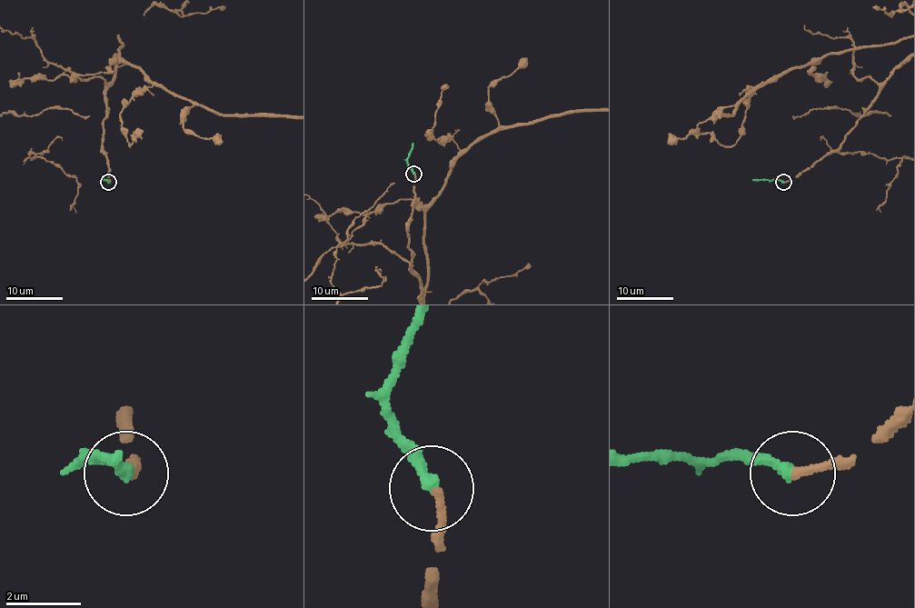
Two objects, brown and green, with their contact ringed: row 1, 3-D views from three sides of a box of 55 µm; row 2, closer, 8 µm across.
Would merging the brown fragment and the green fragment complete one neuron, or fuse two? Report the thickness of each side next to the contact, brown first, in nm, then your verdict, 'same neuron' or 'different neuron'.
calibres 220 and 320 nm; same neuron

